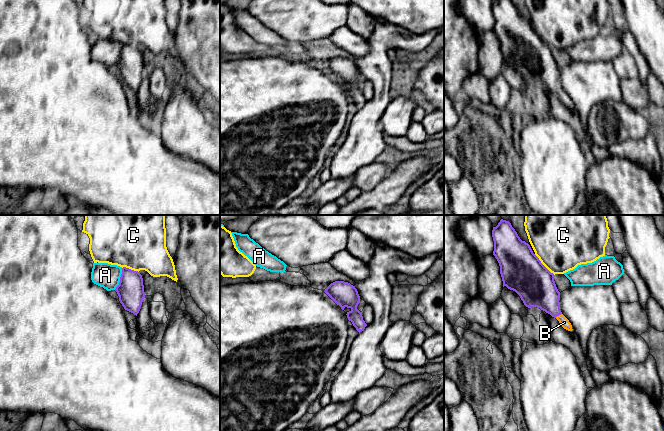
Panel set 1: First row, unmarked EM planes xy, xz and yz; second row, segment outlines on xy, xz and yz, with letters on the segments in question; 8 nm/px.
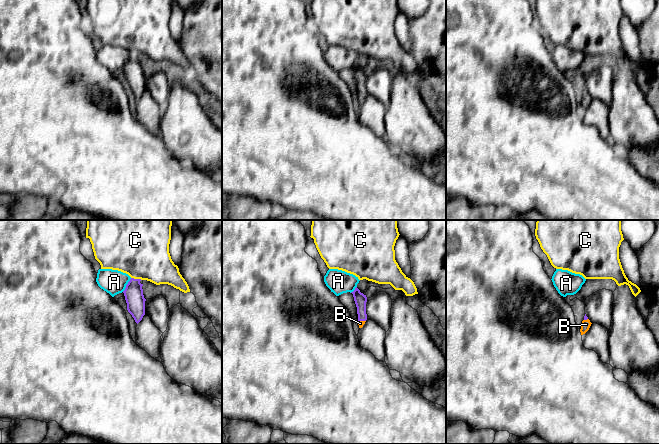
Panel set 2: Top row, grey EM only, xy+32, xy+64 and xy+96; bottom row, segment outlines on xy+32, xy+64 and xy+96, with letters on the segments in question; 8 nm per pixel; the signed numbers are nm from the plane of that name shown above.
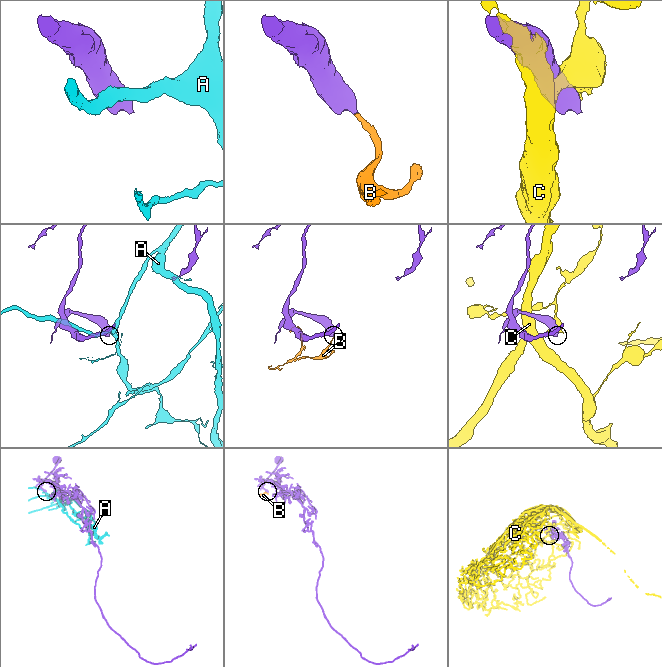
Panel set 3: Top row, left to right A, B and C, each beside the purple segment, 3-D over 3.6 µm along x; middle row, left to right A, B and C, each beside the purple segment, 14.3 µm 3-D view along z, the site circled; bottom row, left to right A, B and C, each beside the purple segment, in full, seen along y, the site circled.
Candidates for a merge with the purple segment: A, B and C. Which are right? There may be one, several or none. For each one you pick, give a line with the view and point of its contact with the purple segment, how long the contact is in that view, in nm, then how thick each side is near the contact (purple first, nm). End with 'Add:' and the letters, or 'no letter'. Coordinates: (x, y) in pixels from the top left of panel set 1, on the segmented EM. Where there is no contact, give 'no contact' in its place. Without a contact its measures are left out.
B: contact yz (558, 315); length 70 nm; calibres 260 and 80 nm
Add: B

